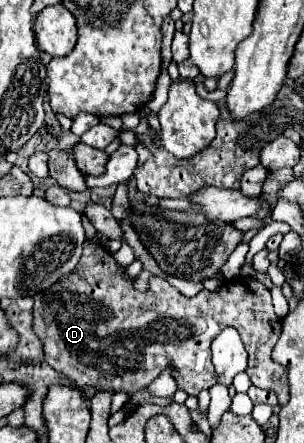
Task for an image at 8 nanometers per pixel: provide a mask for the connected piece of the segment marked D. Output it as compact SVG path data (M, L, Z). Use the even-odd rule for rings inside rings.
M85 241L79 265L51 285L47 293L35 295L35 333L39 333L39 339L45 345L47 363L61 375L69 377L77 389L91 387L95 391L127 393L131 397L135 391L147 387L165 369L171 369L171 375L181 391L187 395L199 395L199 391L216 384L216 378L211 378L214 372L211 362L213 339L223 327L235 327L249 353L249 367L245 371L251 383L259 389L275 391L281 407L287 403L287 377L283 377L283 369L271 361L271 349L281 333L281 319L275 315L271 293L261 281L255 277L235 277L225 281L217 291L201 289L191 299L179 295L161 277L149 277L145 293L137 291L133 281L135 279L125 279L125 269L113 259L113 255L101 259L101 247L93 241Z

